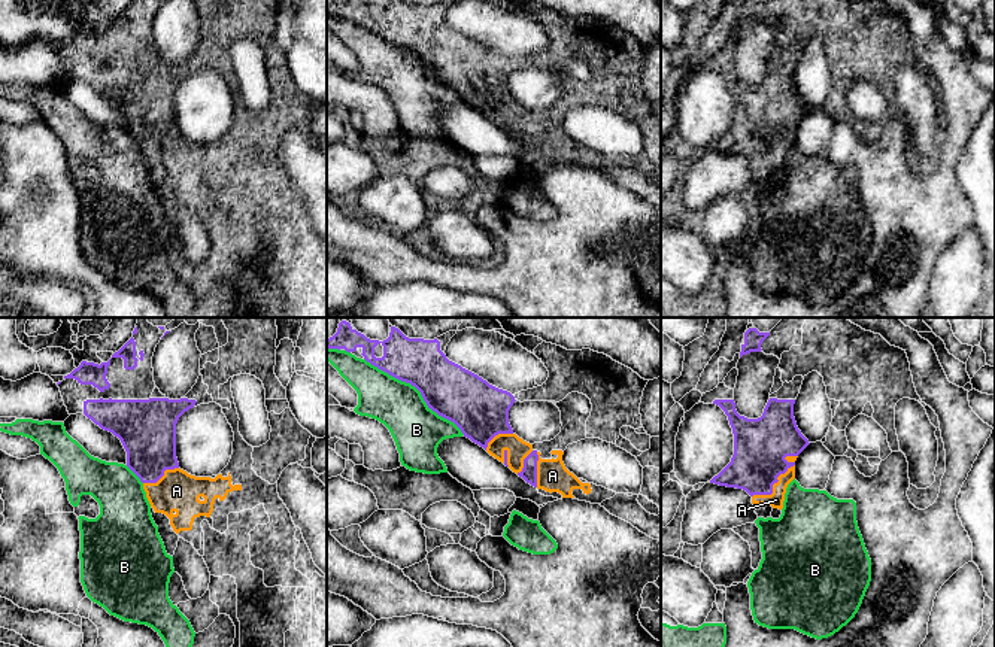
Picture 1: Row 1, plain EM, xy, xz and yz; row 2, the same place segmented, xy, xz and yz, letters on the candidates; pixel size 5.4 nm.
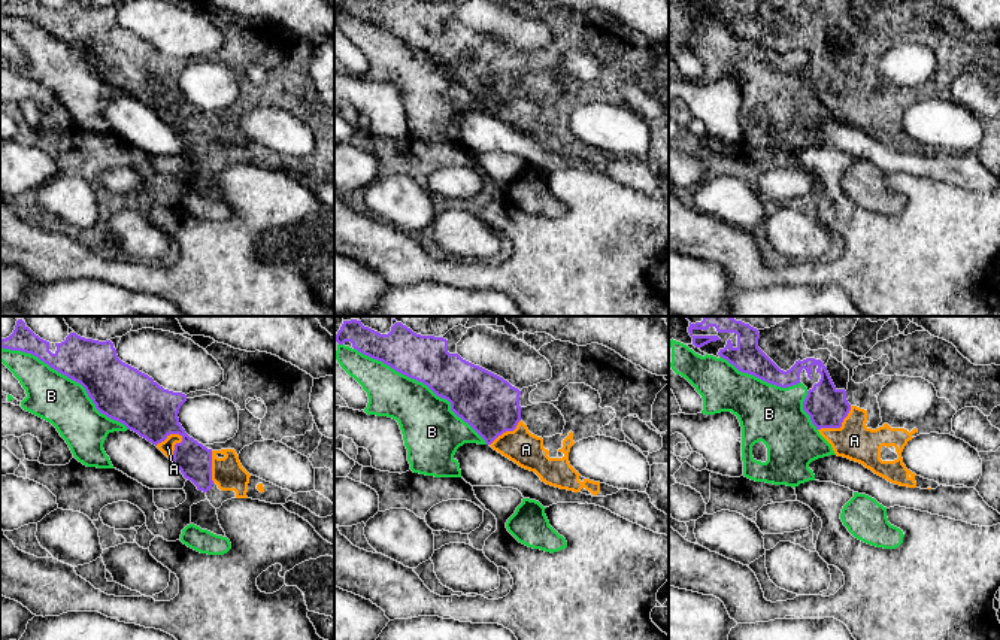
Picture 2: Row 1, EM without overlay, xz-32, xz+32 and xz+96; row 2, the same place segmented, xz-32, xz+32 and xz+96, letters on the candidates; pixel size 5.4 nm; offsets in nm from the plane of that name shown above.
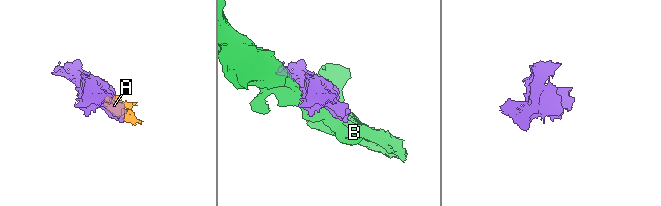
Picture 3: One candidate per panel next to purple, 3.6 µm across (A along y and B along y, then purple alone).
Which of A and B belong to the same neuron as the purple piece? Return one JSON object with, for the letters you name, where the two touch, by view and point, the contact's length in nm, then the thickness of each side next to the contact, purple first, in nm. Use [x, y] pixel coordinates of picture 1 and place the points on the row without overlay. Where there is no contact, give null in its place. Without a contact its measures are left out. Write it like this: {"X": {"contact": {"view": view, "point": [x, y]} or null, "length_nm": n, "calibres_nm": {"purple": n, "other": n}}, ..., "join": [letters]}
{"A": {"contact": {"view": "yz", "point": [779, 140]}, "length_nm": 340, "calibres_nm": {"purple": 300, "other": 80}}, "join": ["A"]}

